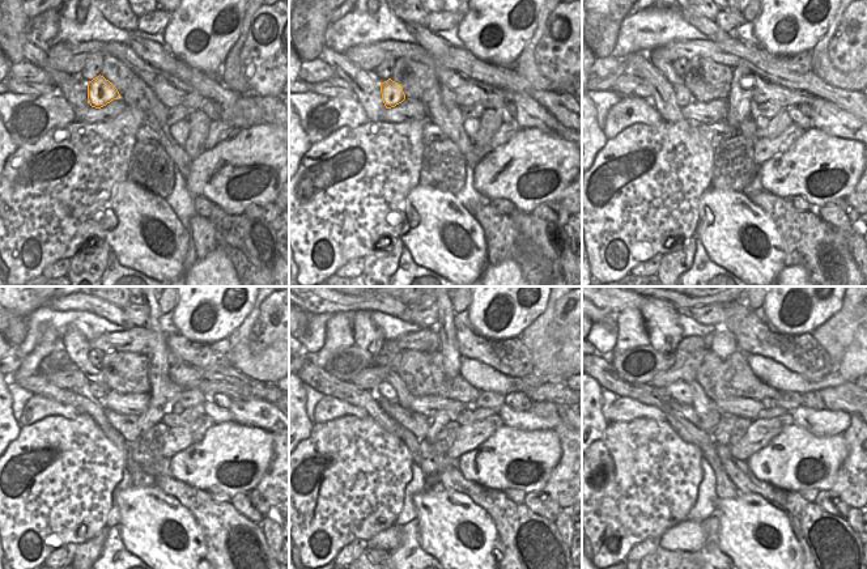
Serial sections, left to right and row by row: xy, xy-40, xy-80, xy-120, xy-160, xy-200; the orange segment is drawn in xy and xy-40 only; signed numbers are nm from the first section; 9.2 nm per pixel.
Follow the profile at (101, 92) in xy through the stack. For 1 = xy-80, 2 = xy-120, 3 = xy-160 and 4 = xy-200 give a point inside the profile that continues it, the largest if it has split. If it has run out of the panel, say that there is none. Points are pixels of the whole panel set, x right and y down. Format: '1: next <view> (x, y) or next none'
1: next xy-80 (684, 97)
2: next xy-120 (98, 391)
3: next xy-160 (385, 390)
4: next xy-200 (680, 391)

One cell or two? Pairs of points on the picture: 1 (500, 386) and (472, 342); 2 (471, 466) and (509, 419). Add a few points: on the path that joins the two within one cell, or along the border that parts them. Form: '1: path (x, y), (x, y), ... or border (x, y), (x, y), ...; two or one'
1: border (462, 356), (476, 359), (505, 374), (515, 377); two
2: border (504, 425), (535, 431); two

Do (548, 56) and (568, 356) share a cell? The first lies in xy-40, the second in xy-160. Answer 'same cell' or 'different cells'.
different cells

